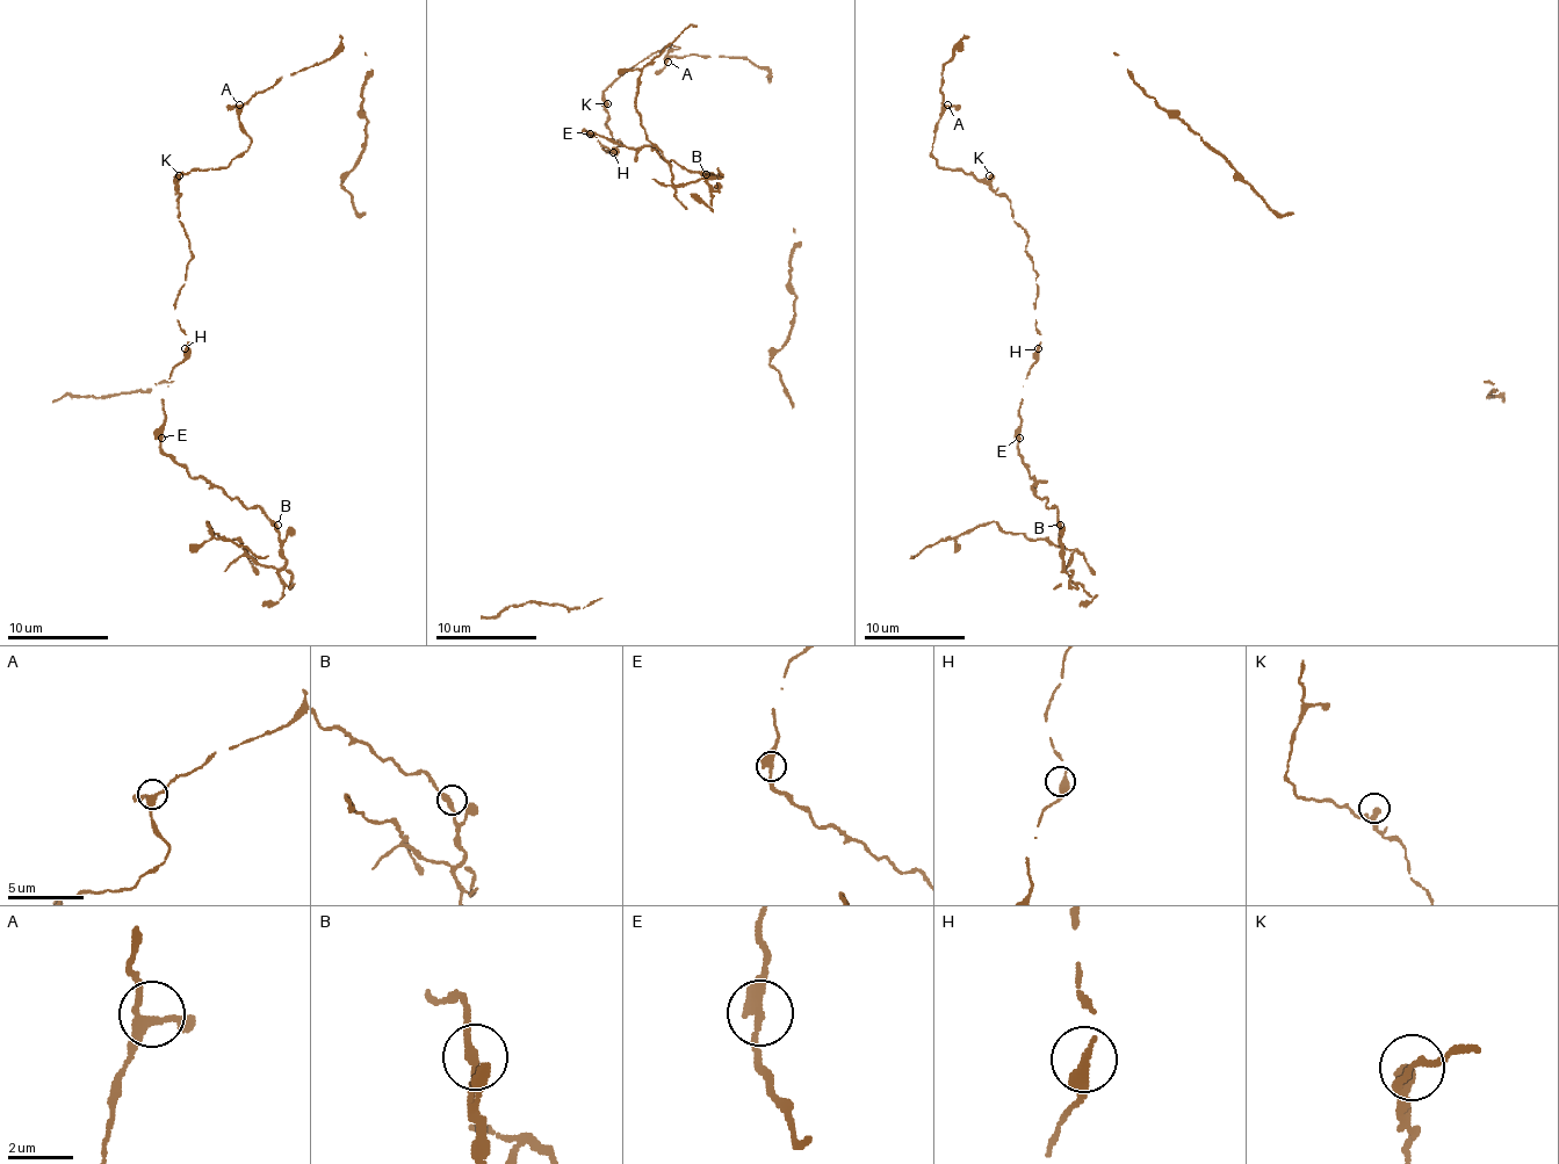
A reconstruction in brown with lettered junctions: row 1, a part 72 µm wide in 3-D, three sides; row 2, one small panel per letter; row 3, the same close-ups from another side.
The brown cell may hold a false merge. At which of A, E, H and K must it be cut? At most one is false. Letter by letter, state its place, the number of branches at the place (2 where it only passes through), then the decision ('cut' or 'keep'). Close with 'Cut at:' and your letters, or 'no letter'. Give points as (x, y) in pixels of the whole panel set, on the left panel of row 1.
A: (239, 105) | 3 | keep
E: (161, 438) | 2 | cut
H: (185, 348) | 2 | keep
K: (179, 175) | 2 | keep
Cut at: E

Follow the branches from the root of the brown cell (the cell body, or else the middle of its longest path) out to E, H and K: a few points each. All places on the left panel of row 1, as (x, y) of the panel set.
E: (260, 92), (239, 115), (250, 145), (177, 178), (187, 352), (161, 436)
H: (260, 92), (239, 115), (250, 145), (224, 167), (177, 178), (192, 255), (174, 309), (185, 348)
K: (260, 92), (242, 107), (239, 115), (242, 132), (250, 145), (224, 167), (189, 170), (177, 180), (179, 175)

